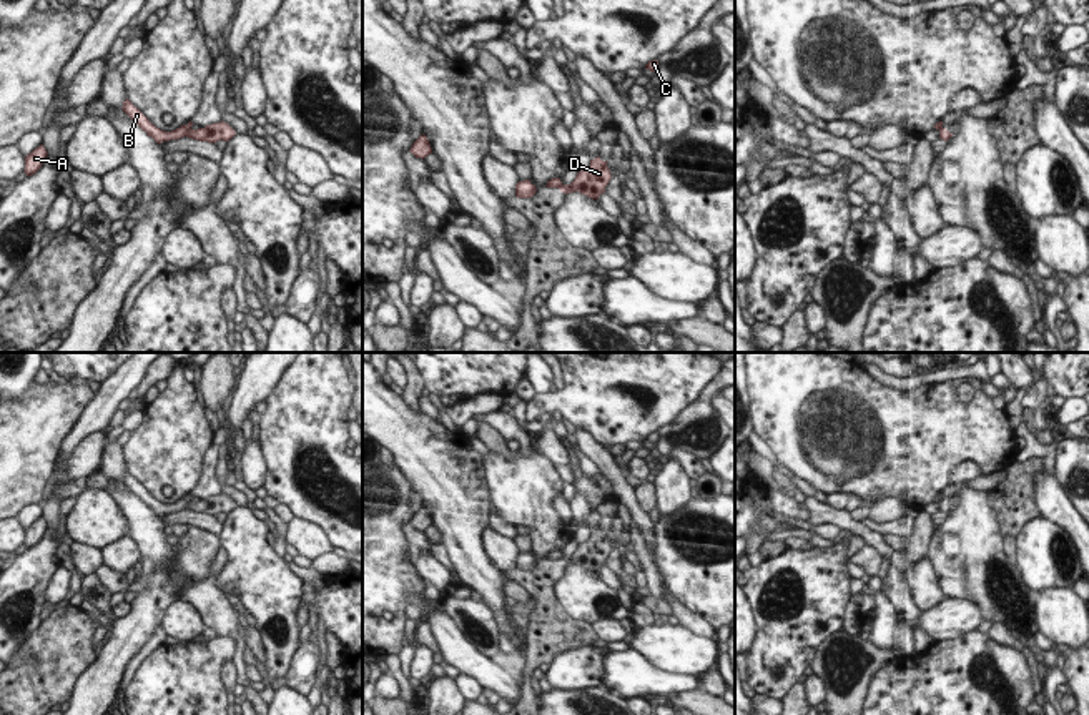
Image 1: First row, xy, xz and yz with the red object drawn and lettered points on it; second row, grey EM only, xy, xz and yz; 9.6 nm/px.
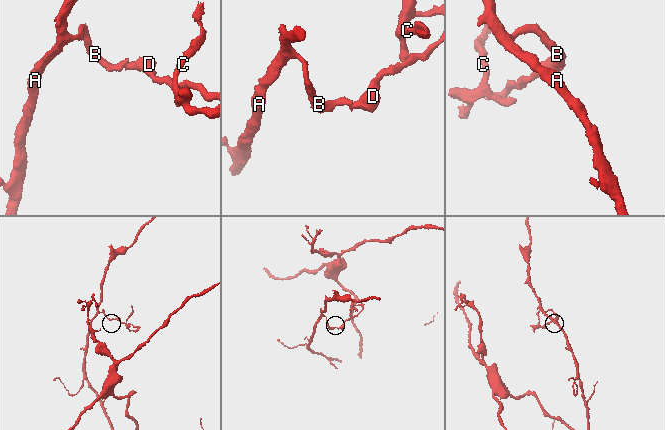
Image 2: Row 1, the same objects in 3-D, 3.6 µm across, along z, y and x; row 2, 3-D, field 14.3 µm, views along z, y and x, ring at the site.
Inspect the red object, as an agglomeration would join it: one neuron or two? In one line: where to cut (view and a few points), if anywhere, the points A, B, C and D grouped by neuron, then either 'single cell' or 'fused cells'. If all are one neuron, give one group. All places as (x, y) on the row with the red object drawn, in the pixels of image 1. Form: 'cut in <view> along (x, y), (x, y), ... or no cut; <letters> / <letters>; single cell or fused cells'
cut in xy along (190, 128), (185, 135); A B / C D; fused cells

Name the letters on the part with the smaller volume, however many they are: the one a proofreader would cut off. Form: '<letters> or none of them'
C, D

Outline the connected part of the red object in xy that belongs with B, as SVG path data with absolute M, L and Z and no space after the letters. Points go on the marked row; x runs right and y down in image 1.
M128 98L123 101L121 108L148 136L151 136L158 145L170 140L180 140L186 136L191 130L193 121L181 125L173 131L163 131L156 128Z

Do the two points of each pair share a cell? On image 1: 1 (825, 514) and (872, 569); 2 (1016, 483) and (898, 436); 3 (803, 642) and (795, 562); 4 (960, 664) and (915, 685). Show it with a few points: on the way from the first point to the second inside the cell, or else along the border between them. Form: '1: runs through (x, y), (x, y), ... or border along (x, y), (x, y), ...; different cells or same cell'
1: border along (868, 544), (883, 557); different cells
2: border along (1016, 459), (1005, 469); different cells
3: runs through (803, 622), (805, 597), (802, 582); same cell
4: runs through (948, 675), (938, 685), (926, 685); same cell

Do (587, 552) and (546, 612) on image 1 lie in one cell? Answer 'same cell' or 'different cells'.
same cell

